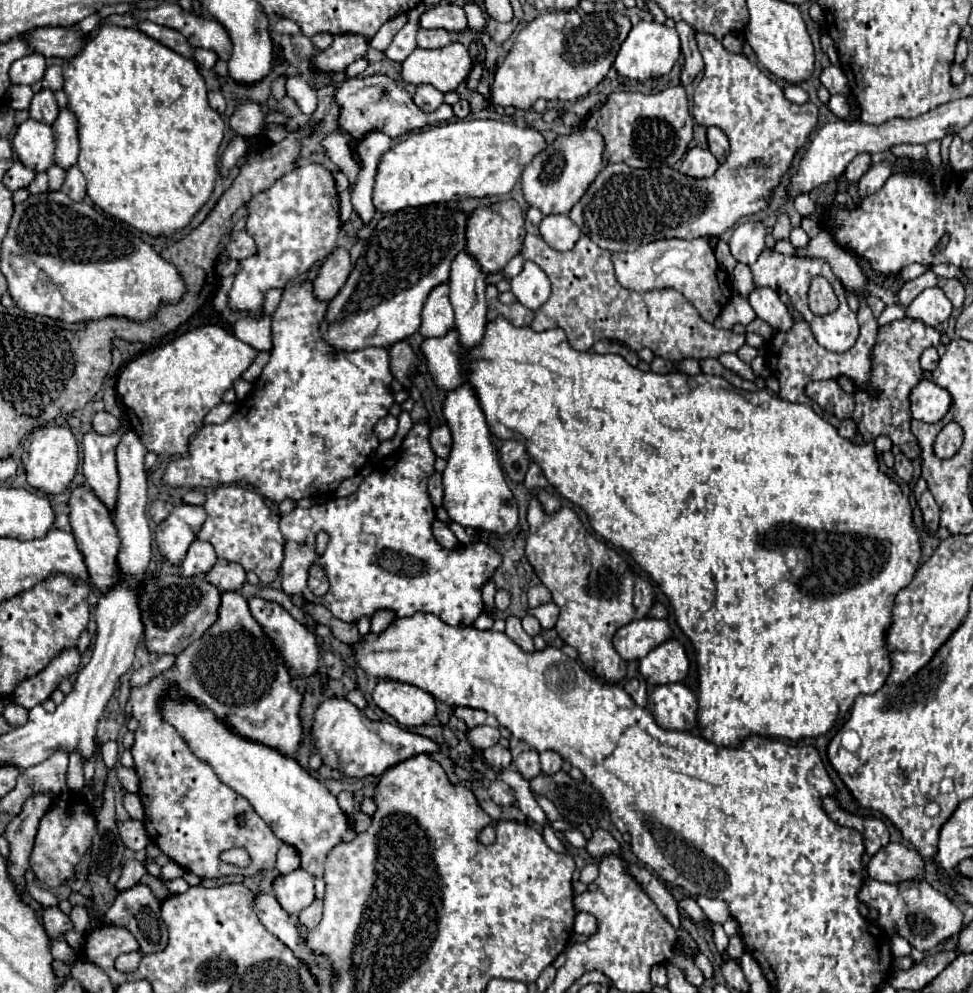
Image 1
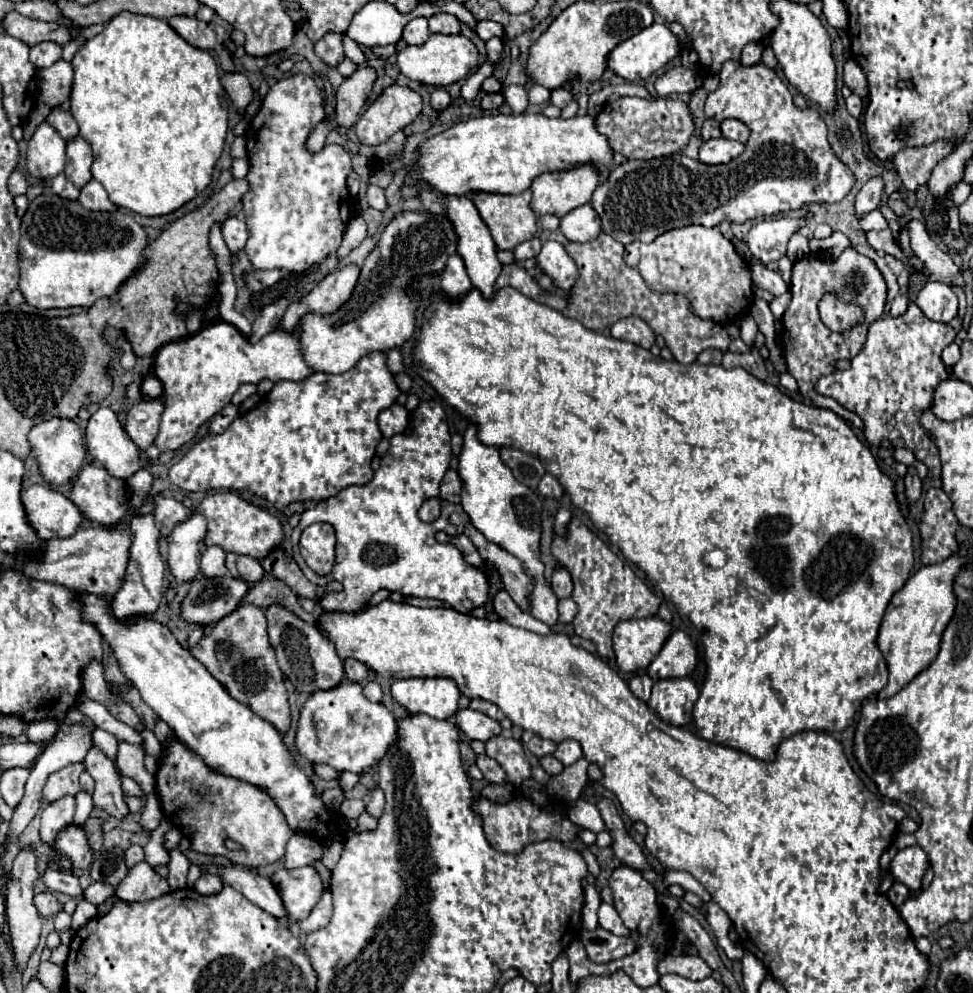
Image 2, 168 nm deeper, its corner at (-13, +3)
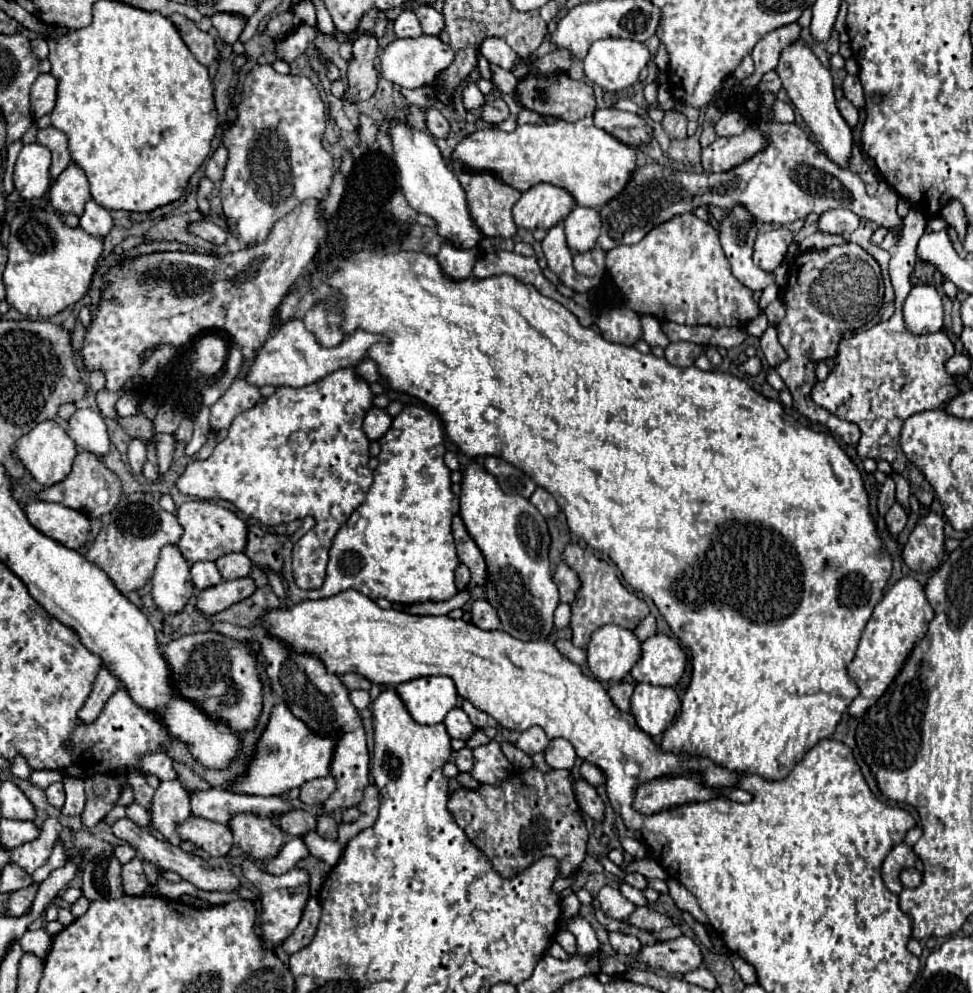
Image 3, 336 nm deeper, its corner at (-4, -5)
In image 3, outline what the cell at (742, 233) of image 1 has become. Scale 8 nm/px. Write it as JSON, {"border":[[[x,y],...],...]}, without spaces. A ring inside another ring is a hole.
{"border":[[[786,227],[760,233],[754,241],[754,263],[764,271],[774,271],[782,263],[782,257],[788,251],[790,243],[792,231]]]}

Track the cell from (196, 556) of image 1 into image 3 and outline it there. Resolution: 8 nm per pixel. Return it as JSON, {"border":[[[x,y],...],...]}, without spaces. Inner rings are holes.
{"border":[[[198,561],[192,565],[192,583],[196,589],[206,589],[222,581],[218,567],[212,561]]]}

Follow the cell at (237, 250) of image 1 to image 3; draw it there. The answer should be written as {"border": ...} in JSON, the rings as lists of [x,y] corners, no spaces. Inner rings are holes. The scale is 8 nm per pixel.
{"border":[[[202,219],[200,223],[190,225],[190,233],[198,235],[198,237],[202,237],[206,241],[210,241],[216,247],[220,247],[220,245],[226,243],[226,231],[222,227],[218,227],[216,223],[212,223],[210,219]]]}

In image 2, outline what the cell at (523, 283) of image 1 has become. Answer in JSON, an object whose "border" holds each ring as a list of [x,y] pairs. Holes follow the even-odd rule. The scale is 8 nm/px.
{"border":[[[559,241],[543,243],[543,249],[541,249],[537,261],[545,269],[545,273],[549,277],[553,277],[553,281],[559,289],[571,289],[575,285],[575,279],[579,279],[577,263],[567,255],[563,243],[559,243]]]}

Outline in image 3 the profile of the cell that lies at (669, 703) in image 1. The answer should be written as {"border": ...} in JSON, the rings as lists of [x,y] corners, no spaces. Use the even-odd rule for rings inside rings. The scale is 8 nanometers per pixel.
{"border":[[[638,683],[632,695],[630,711],[636,723],[640,723],[640,729],[656,737],[664,733],[680,715],[680,699],[670,687]]]}

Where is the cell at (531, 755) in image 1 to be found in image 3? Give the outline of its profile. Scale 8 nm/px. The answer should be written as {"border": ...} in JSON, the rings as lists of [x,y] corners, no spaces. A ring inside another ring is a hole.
{"border":[[[532,727],[530,731],[520,733],[520,739],[516,741],[516,747],[520,747],[526,755],[536,755],[536,753],[544,753],[548,747],[550,739],[546,737],[546,733],[540,727]]]}

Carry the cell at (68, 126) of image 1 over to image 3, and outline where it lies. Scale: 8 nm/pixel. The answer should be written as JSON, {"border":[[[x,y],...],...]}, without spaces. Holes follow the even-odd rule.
{"border":[[[70,163],[52,183],[48,197],[50,197],[50,203],[54,205],[54,209],[78,215],[78,211],[82,211],[86,199],[90,199],[88,179],[86,179],[86,173],[82,171],[82,167],[78,167],[76,163]]]}

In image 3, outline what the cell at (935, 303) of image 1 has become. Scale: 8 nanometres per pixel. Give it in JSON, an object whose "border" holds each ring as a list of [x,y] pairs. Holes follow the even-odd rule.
{"border":[[[930,285],[912,287],[904,303],[904,321],[916,335],[940,331],[944,325],[942,295]]]}

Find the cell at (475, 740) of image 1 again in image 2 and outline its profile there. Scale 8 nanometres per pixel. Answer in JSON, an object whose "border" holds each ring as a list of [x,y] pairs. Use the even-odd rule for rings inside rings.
{"border":[[[459,709],[455,715],[455,723],[459,729],[469,737],[469,739],[479,739],[487,741],[495,735],[501,733],[501,727],[495,719],[483,715],[481,711],[471,711],[471,709]]]}

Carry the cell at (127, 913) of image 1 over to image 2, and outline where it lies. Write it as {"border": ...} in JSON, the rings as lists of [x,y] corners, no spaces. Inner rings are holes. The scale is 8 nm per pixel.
{"border":[[[147,861],[137,863],[129,869],[129,875],[117,887],[117,897],[125,901],[149,901],[169,891],[167,879],[159,877]]]}

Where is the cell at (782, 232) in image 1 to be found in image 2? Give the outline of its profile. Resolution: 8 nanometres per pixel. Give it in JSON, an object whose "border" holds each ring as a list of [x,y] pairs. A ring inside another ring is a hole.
{"border":[[[795,233],[791,239],[789,239],[789,249],[787,249],[787,257],[795,263],[803,257],[807,257],[811,253],[809,249],[809,239],[803,237],[801,233]]]}

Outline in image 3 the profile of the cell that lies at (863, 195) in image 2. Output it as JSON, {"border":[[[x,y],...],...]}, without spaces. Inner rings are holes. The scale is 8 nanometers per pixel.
{"border":[[[830,209],[824,215],[820,215],[818,225],[824,233],[848,235],[860,225],[860,217],[854,215],[850,209]]]}

